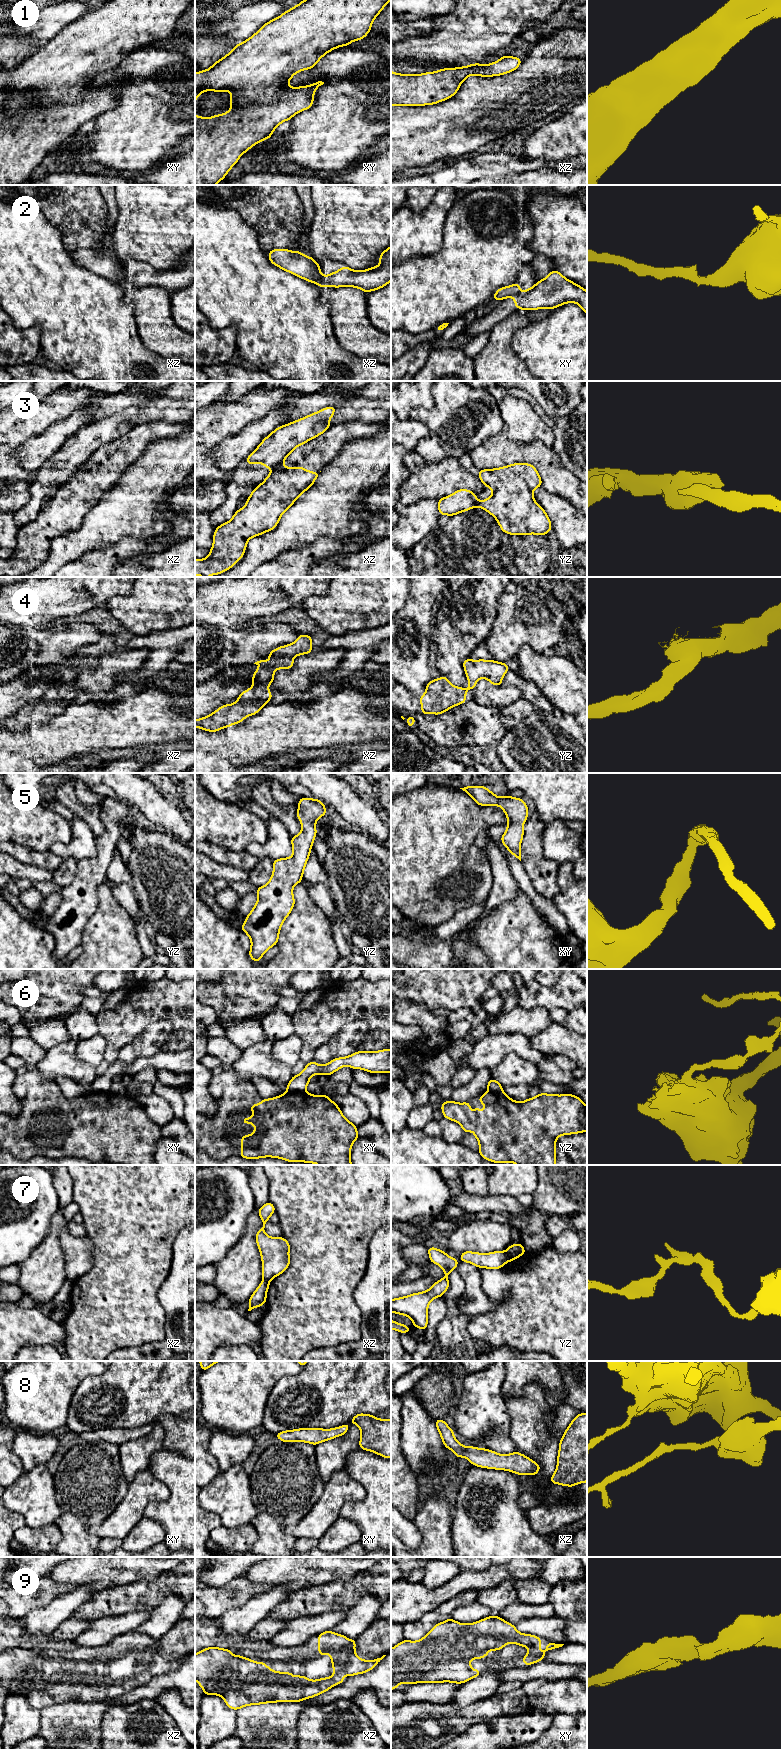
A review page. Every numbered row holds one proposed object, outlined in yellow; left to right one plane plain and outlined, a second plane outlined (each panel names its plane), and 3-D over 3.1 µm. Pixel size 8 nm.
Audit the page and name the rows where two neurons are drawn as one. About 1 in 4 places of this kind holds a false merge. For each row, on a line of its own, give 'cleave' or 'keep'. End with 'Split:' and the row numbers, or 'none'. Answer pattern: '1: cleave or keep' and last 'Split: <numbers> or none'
1: keep
2: cleave
3: cleave
4: keep
5: keep
6: cleave
7: cleave
8: keep
9: keep
Split: 2, 3, 6, 7

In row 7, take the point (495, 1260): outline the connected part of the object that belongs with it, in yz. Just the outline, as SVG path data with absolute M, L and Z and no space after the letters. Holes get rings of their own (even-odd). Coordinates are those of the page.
M465 1251L461 1253L461 1261L471 1263L478 1268L500 1269L506 1264L506 1252L477 1253Z

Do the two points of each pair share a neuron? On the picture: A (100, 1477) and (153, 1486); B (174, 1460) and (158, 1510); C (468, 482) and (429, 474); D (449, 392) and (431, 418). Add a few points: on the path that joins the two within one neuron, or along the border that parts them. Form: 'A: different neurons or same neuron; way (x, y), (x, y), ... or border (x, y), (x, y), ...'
A: different neurons; border (129, 1483), (126, 1495), (118, 1504)
B: same neuron; way (175, 1473), (175, 1497), (171, 1501)
C: same neuron; way (458, 477), (439, 475)
D: same neuron; way (449, 398), (437, 412)

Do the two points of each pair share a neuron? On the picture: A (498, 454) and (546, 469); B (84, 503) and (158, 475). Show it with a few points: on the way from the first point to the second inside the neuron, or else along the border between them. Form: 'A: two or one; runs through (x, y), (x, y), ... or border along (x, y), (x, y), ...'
A: one; runs through (510, 454), (533, 454), (536, 457)
B: two; border along (119, 479), (87, 513)

